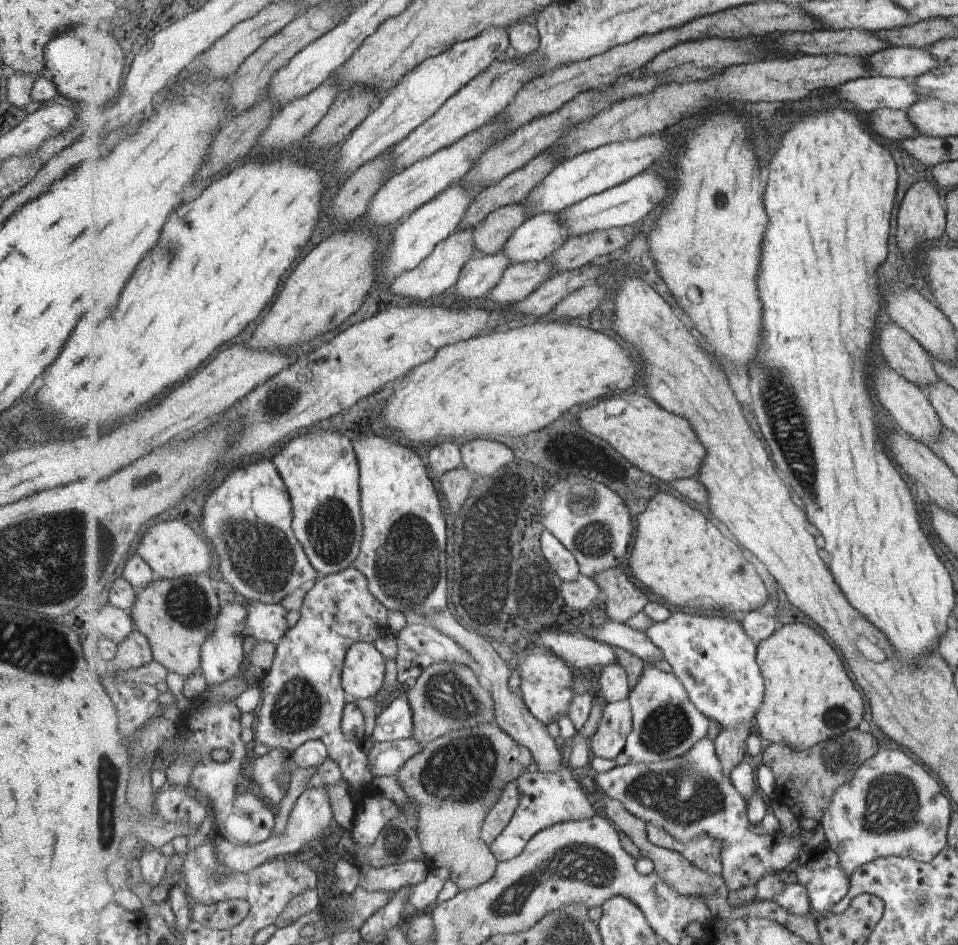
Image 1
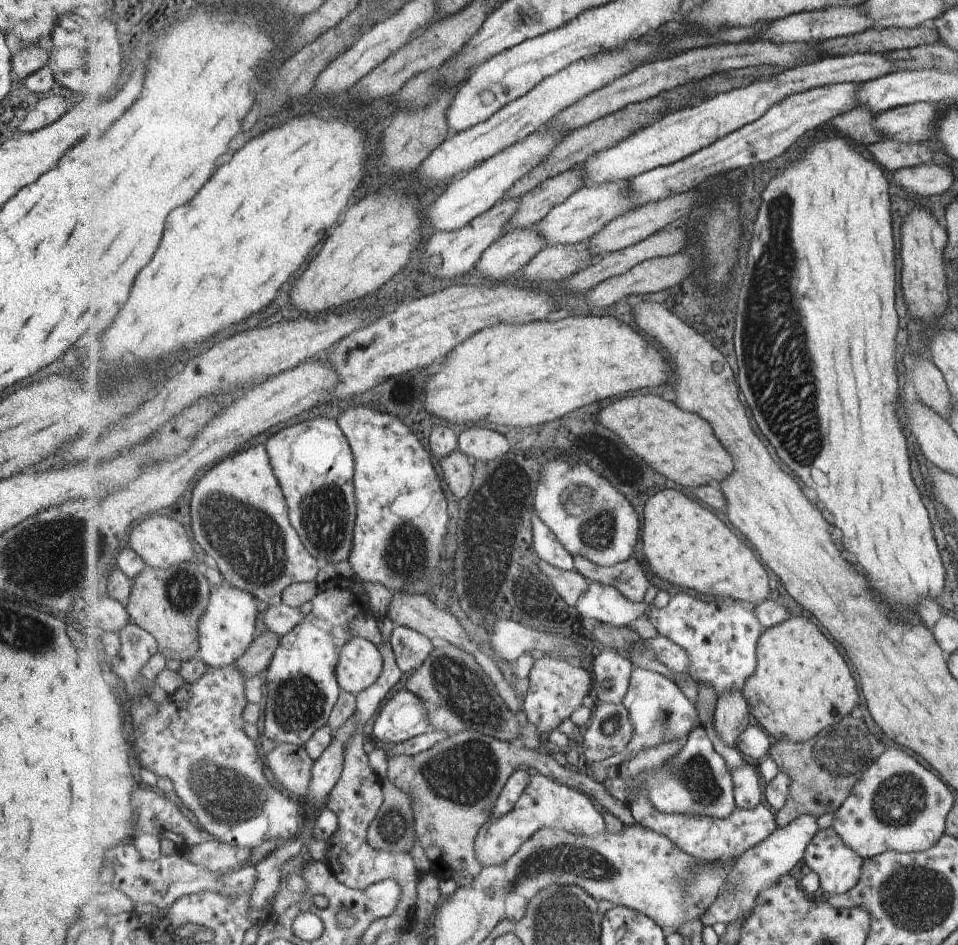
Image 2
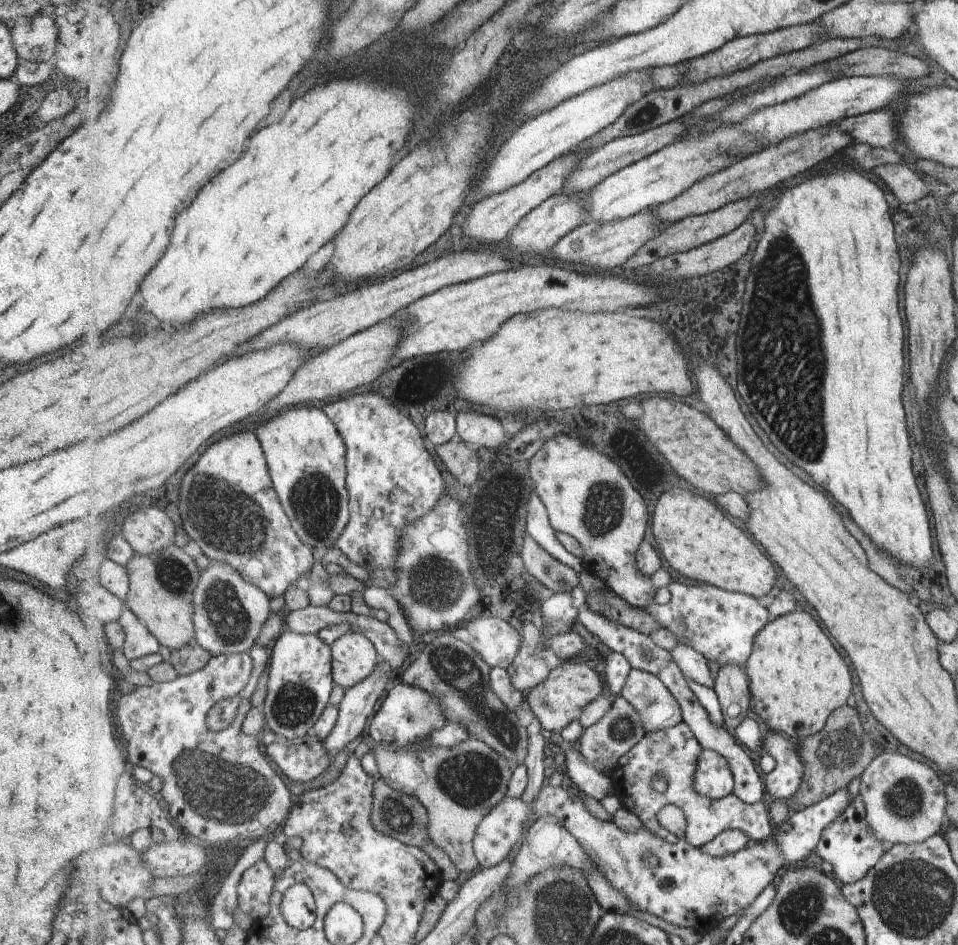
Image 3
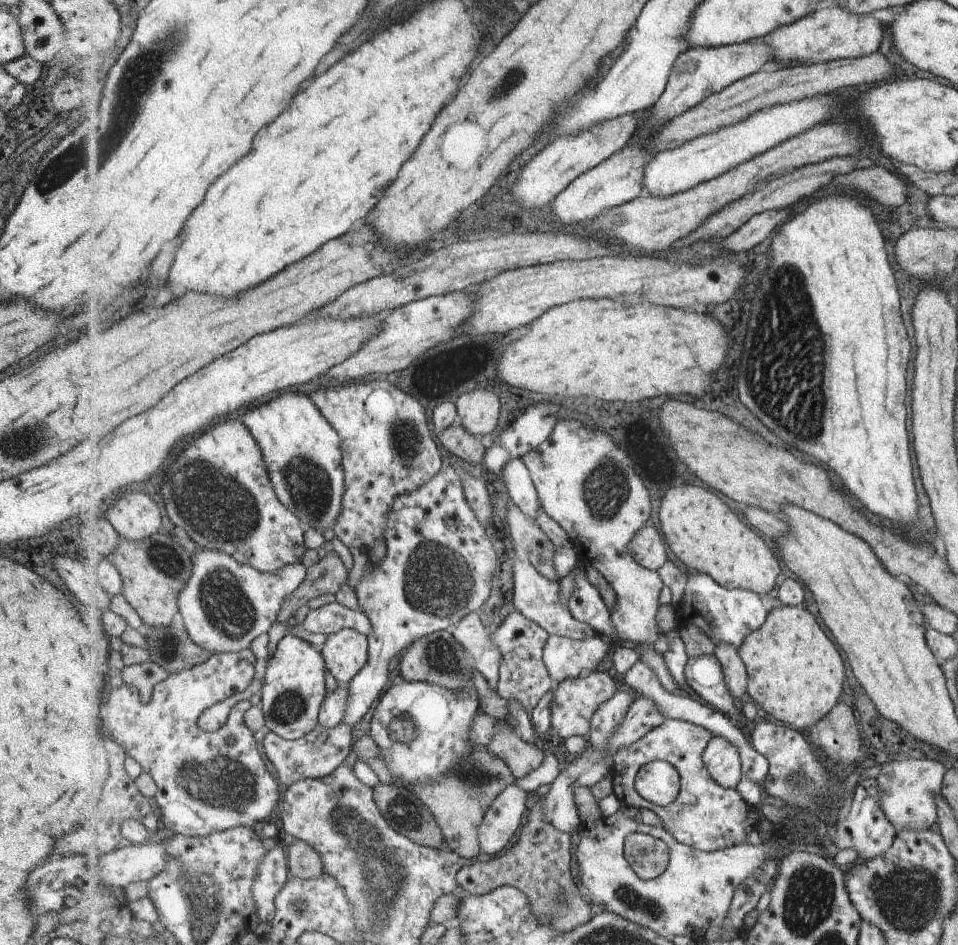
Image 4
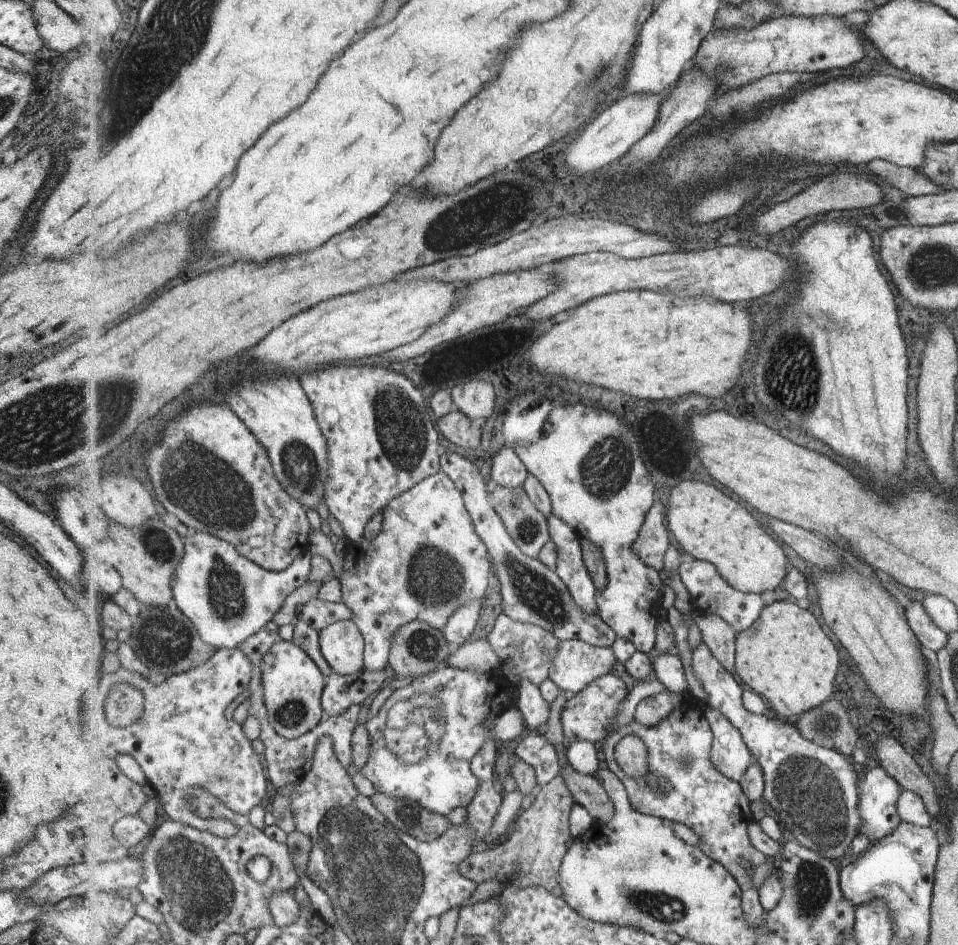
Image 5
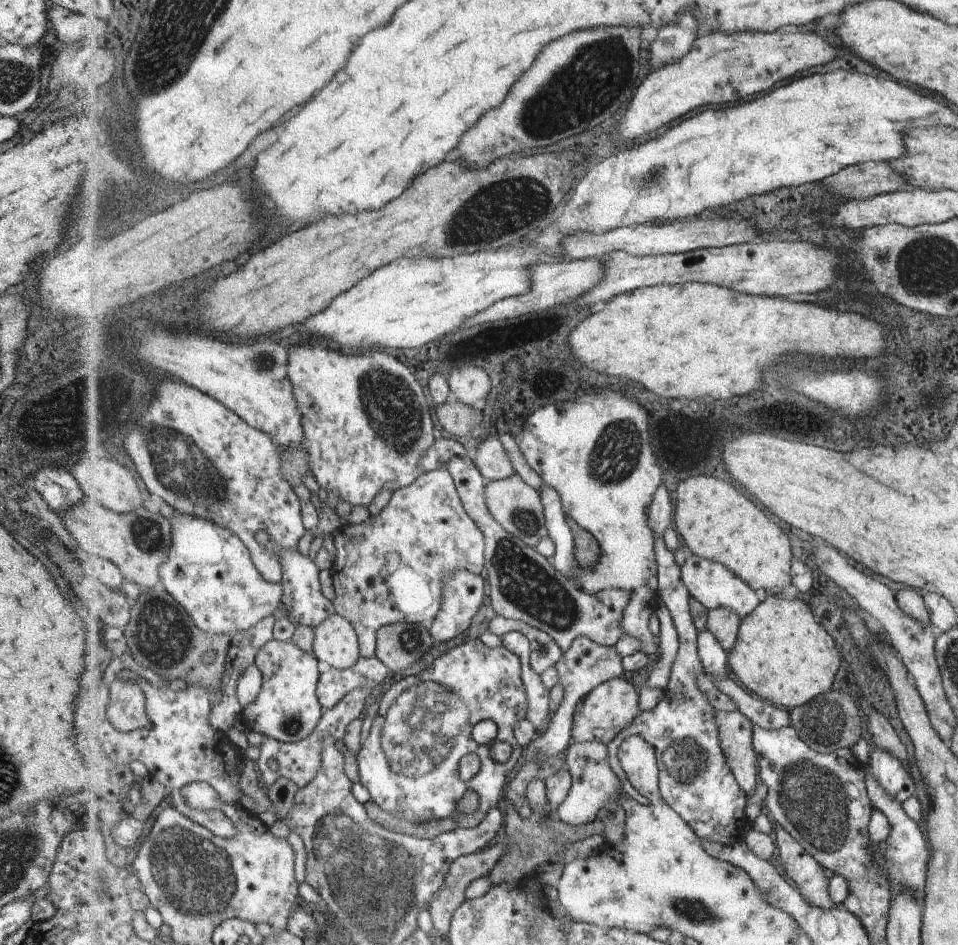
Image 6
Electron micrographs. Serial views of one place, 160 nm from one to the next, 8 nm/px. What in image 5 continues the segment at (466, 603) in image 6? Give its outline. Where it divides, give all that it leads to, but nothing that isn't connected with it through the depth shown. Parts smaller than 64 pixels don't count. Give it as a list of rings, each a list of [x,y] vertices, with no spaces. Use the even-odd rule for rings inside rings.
[[[471,601],[470,604],[463,605],[462,609],[456,610],[447,626],[441,628],[448,643],[452,647],[464,645],[469,642],[474,633],[475,626],[481,618],[481,601]]]

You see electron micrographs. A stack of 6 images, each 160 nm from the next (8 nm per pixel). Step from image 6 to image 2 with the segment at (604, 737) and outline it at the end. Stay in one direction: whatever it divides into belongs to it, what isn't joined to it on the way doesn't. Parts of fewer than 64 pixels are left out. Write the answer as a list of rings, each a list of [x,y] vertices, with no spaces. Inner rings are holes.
[[[547,653],[534,661],[530,671],[530,688],[524,703],[528,720],[542,732],[553,733],[583,704],[583,698],[594,689],[593,678],[585,668],[562,657],[550,658]]]

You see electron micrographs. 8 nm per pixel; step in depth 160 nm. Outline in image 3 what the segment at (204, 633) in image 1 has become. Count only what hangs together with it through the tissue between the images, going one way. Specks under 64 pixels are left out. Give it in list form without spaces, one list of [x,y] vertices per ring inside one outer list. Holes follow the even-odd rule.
[[[171,544],[150,555],[135,553],[126,569],[130,576],[127,605],[160,644],[174,651],[194,641],[194,592],[201,578],[194,558],[177,544]]]

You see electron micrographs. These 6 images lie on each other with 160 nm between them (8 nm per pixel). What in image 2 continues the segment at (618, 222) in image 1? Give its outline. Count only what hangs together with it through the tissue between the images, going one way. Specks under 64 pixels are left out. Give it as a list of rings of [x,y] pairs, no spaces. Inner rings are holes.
[[[841,83],[811,89],[790,97],[772,106],[759,120],[745,125],[743,128],[728,134],[697,153],[670,165],[640,174],[631,180],[632,195],[636,204],[632,210],[650,202],[661,200],[673,193],[684,193],[700,186],[711,176],[727,174],[737,168],[747,168],[755,164],[765,164],[785,154],[801,136],[810,137],[817,133],[823,124],[827,124],[836,116],[859,107],[856,95],[860,84]]]

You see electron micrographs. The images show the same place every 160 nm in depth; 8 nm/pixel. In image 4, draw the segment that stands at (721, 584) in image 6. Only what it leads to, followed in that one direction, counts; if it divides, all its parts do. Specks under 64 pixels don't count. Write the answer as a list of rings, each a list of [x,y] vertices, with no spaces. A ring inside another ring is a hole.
[[[691,570],[687,574],[687,582],[681,600],[676,604],[679,622],[689,622],[701,629],[714,644],[728,642],[739,650],[743,641],[761,626],[770,616],[769,610],[763,606],[761,596],[747,589],[728,589],[721,586],[710,574]]]

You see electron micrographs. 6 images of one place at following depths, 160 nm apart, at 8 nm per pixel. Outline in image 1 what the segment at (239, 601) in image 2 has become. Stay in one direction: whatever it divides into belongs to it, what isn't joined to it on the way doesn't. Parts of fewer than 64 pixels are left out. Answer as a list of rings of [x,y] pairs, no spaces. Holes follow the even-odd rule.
[[[239,602],[222,603],[222,613],[219,614],[218,629],[210,640],[206,642],[202,650],[201,674],[209,685],[218,685],[239,673],[243,666],[245,650],[243,639],[247,628],[246,605]]]

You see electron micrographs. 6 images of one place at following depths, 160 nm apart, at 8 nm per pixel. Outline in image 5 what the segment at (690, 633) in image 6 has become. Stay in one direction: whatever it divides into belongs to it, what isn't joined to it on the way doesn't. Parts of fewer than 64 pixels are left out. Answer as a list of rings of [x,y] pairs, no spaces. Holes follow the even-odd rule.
[[[683,692],[683,695],[685,695],[685,701],[658,725],[649,726],[633,720],[631,724],[612,732],[611,736],[602,744],[602,756],[607,757],[611,772],[623,782],[623,786],[625,786],[625,790],[627,790],[635,810],[640,810],[643,814],[663,817],[669,821],[680,822],[697,834],[697,837],[701,840],[699,847],[710,855],[711,858],[723,863],[735,875],[735,878],[738,879],[744,892],[742,901],[747,920],[752,925],[760,925],[760,922],[766,917],[767,911],[763,908],[760,901],[760,890],[756,889],[756,886],[752,883],[752,875],[756,868],[769,860],[769,858],[759,849],[756,849],[750,841],[749,828],[750,824],[754,822],[751,810],[749,809],[750,798],[747,798],[742,783],[725,776],[712,761],[714,731],[704,711],[706,705],[699,702],[693,696],[688,695],[688,692]],[[632,734],[638,734],[645,741],[650,754],[651,772],[649,779],[666,779],[668,781],[668,791],[666,793],[659,795],[655,790],[655,786],[647,787],[647,785],[642,784],[641,780],[632,779],[630,776],[627,776],[621,765],[617,762],[614,756],[616,746],[620,740],[623,740],[623,737]],[[744,861],[750,861],[750,867],[744,867],[742,865]]]

